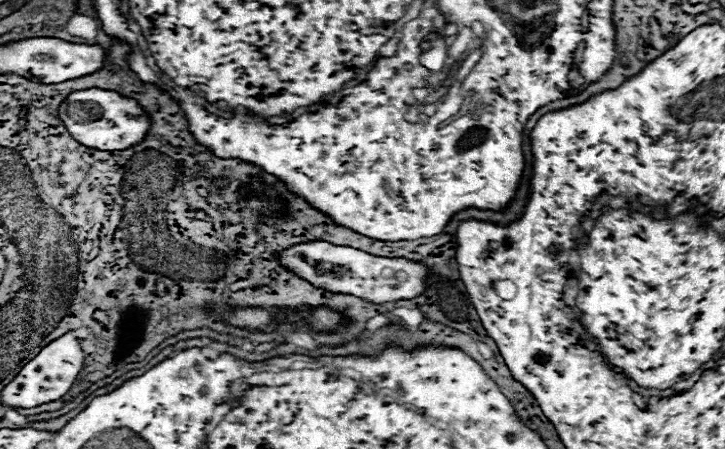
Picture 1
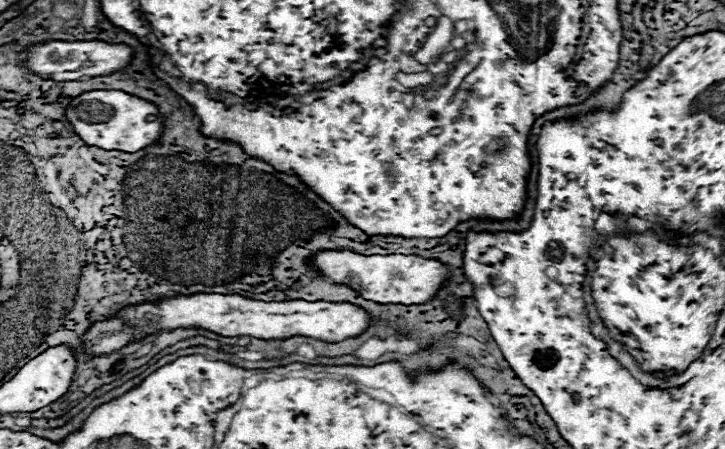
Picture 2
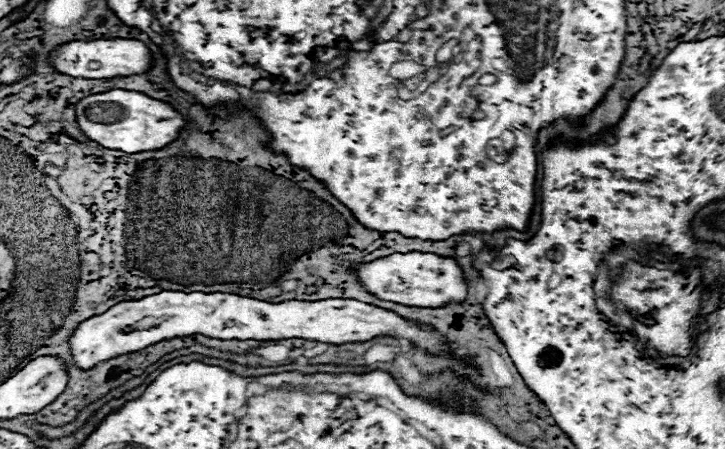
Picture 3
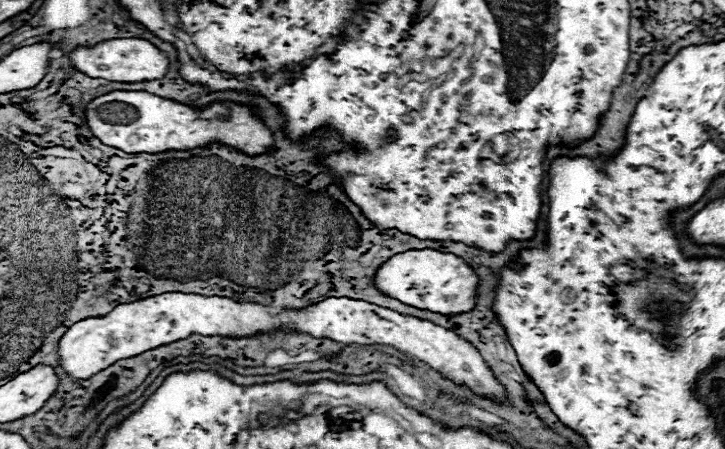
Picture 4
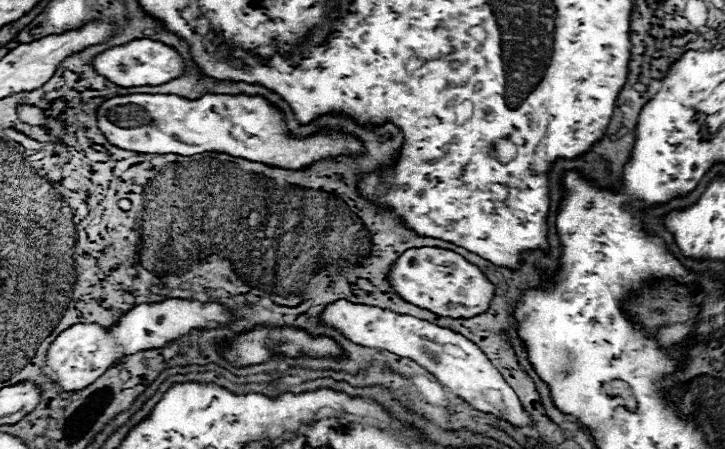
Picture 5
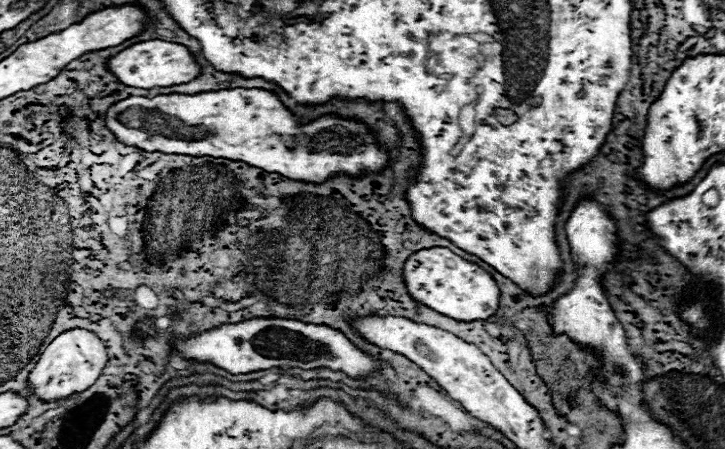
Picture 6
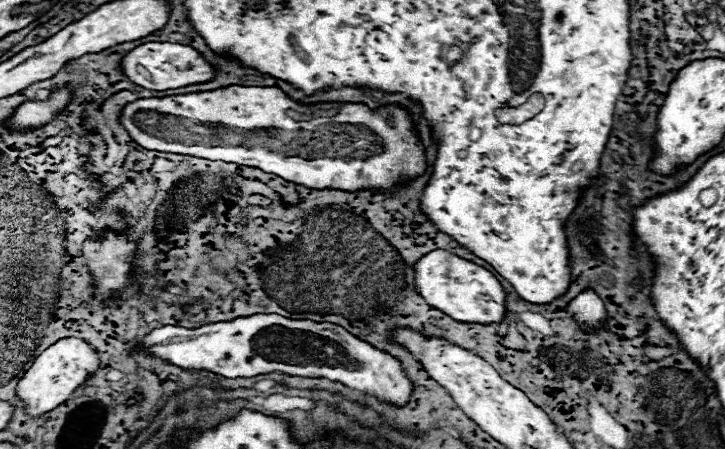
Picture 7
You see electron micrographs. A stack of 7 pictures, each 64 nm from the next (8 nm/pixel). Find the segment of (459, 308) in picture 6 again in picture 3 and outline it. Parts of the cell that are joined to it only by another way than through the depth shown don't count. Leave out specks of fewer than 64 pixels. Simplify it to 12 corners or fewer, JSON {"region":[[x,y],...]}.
{"region":[[398,252],[360,264],[380,300],[442,308],[464,302],[458,262]]}

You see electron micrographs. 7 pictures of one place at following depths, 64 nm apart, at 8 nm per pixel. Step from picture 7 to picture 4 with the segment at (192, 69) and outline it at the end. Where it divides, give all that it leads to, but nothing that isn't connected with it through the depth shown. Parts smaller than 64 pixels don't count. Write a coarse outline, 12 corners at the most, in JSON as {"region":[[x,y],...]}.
{"region":[[142,38],[76,48],[76,70],[112,82],[160,80],[166,52]]}

